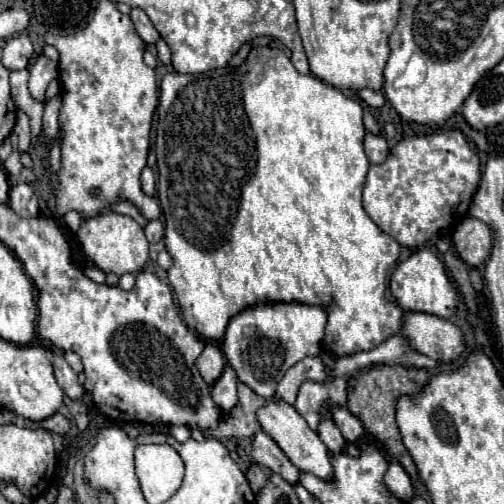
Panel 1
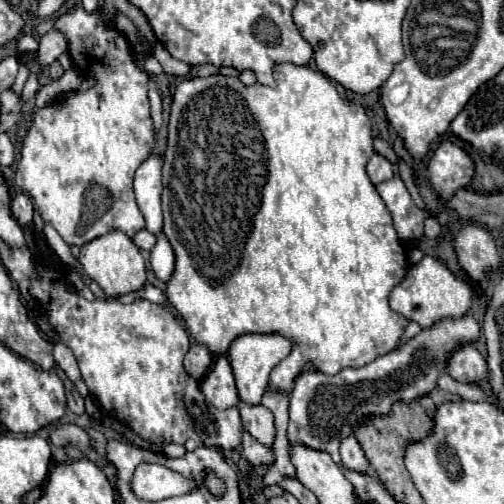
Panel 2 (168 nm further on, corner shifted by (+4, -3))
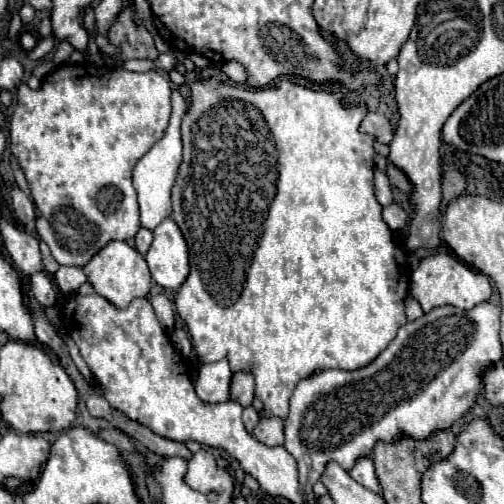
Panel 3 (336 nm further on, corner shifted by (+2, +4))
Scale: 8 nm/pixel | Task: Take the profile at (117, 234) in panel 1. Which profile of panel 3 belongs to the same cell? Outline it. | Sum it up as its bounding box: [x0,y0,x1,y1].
[83,240,151,308]

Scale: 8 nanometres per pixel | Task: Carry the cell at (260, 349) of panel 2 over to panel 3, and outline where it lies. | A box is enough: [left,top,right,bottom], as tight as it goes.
[231,372,255,406]

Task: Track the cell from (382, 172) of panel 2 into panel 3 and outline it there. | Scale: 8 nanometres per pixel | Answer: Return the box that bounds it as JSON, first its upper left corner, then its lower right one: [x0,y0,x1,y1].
[375,168,393,206]

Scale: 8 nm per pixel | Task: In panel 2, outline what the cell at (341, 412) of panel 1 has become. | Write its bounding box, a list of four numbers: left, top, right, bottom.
[341,437,369,475]

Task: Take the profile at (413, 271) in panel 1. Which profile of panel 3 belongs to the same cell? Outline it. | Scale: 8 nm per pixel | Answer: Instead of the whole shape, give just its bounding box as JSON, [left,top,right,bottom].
[409,252,491,312]

